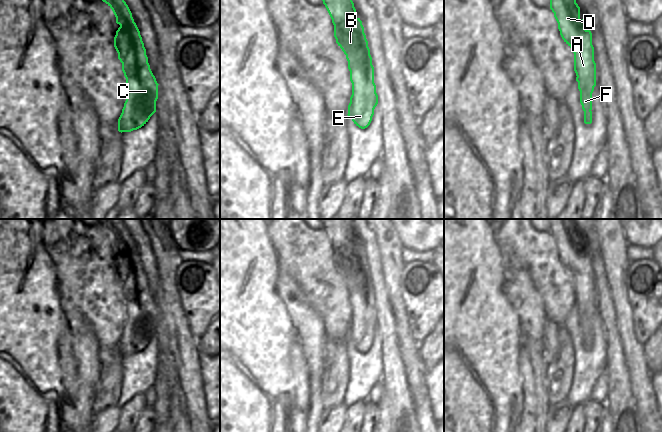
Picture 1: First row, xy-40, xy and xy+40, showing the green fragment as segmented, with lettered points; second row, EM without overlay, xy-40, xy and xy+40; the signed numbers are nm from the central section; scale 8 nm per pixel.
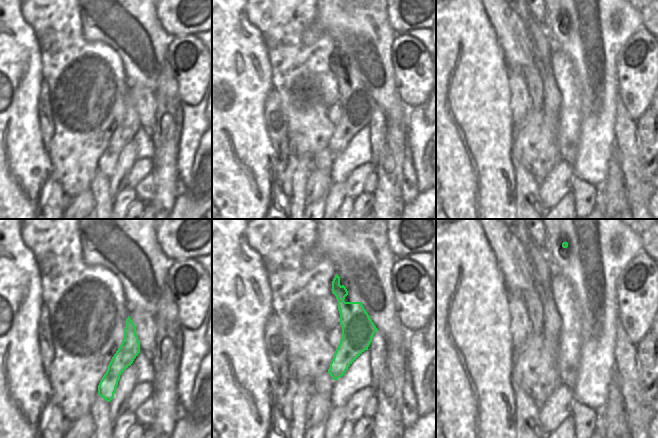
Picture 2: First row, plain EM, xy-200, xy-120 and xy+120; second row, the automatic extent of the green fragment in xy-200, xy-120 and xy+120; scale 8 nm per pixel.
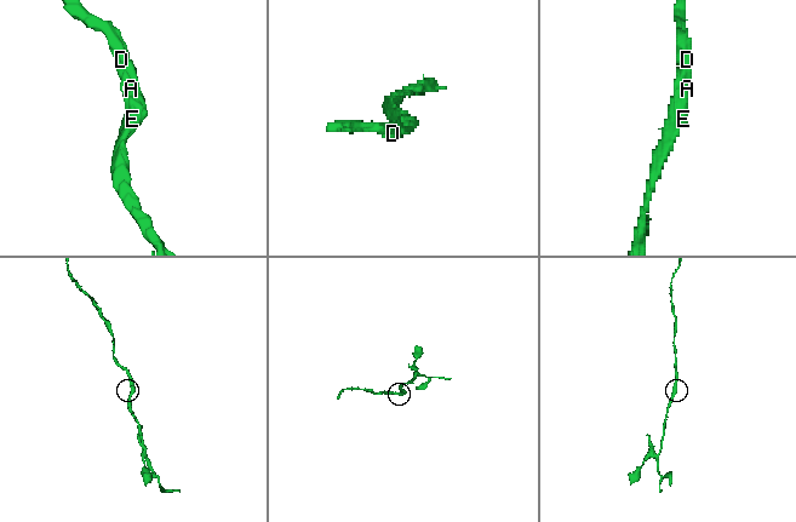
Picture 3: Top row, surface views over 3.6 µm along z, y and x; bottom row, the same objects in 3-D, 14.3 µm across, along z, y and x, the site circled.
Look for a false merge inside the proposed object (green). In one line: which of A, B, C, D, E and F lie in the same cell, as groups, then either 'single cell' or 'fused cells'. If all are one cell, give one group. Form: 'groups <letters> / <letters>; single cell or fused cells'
groups A B C D E F; single cell

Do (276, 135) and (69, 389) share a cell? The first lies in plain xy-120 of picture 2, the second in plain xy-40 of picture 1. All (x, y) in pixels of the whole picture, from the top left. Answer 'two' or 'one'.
one

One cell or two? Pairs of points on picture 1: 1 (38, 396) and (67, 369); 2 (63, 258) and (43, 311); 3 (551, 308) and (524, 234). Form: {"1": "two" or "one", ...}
{"1": "two", "2": "two", "3": "one"}

